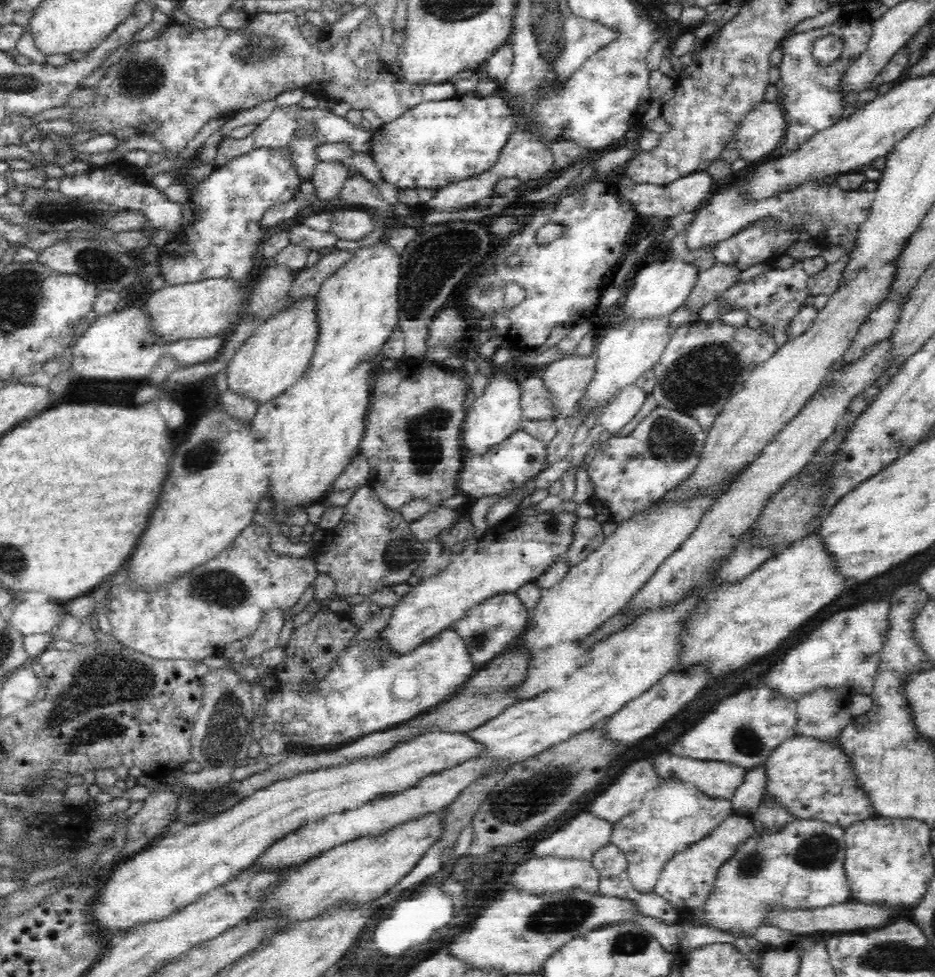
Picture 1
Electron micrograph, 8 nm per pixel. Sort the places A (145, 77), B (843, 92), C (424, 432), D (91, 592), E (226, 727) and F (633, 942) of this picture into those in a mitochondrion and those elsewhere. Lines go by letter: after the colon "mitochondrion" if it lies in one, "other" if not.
A: mitochondrion
B: other
C: mitochondrion
D: other
E: mitochondrion
F: mitochondrion

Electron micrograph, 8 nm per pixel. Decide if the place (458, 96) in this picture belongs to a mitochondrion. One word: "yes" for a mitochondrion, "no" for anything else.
no

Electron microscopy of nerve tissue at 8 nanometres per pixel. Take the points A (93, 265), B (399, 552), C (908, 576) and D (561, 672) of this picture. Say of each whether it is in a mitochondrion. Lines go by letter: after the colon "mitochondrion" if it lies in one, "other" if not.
A: mitochondrion
B: mitochondrion
C: other
D: other

